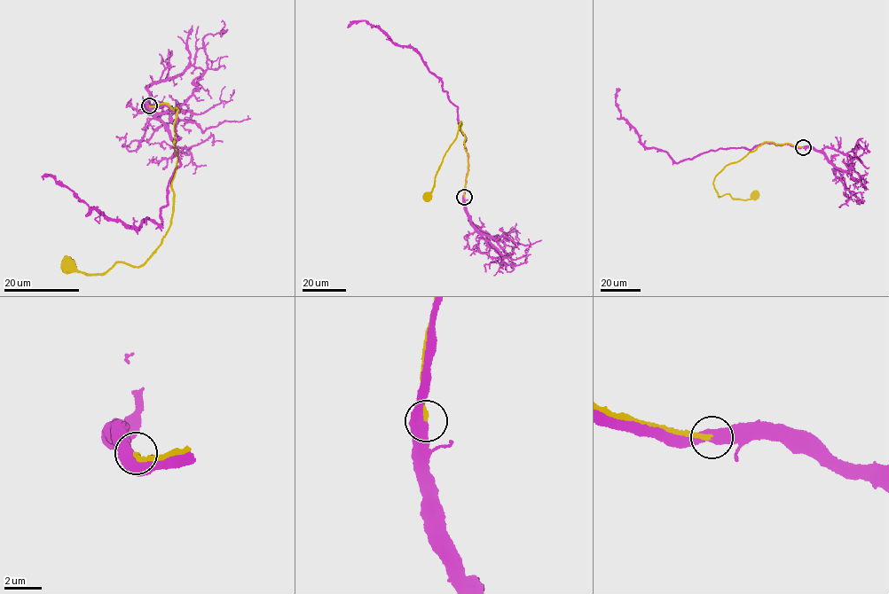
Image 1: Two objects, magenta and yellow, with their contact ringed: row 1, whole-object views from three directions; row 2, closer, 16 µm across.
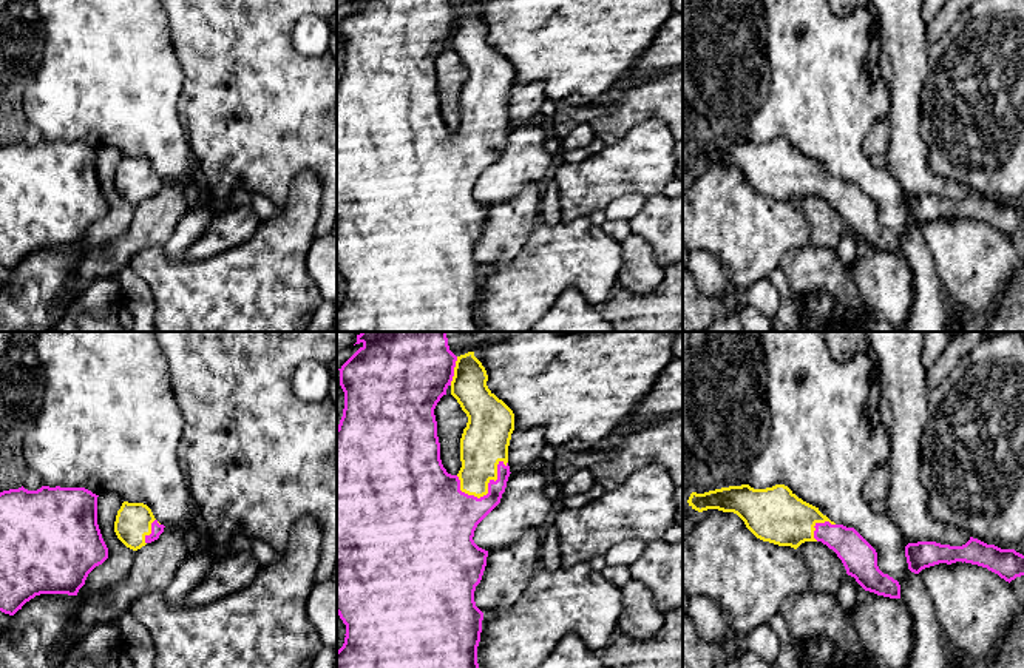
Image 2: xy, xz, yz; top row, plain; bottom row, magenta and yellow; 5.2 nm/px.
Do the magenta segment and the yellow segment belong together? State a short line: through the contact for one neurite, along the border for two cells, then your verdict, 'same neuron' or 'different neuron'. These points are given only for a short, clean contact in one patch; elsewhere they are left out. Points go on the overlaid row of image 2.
same neuron

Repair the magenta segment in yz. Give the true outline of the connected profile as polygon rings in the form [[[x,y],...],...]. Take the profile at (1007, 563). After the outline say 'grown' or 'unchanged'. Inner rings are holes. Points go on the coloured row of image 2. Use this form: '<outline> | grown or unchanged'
[[[973,537],[962,546],[941,545],[936,541],[908,543],[905,546],[905,557],[908,569],[914,574],[939,563],[951,565],[965,562],[987,568],[1009,583],[1024,575],[1022,554],[1015,549],[1001,549],[995,545],[987,545]]] | unchanged

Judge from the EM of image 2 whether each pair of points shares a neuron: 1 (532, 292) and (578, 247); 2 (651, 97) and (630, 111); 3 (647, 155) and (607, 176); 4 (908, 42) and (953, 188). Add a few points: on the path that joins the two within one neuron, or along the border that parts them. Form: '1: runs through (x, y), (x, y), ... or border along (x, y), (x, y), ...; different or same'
1: runs through (542, 281), (567, 256); same
2: runs through (646, 102), (635, 107); same
3: runs through (638, 162), (617, 172); same
4: runs through (905, 82), (905, 148), (907, 158), (913, 164); same

